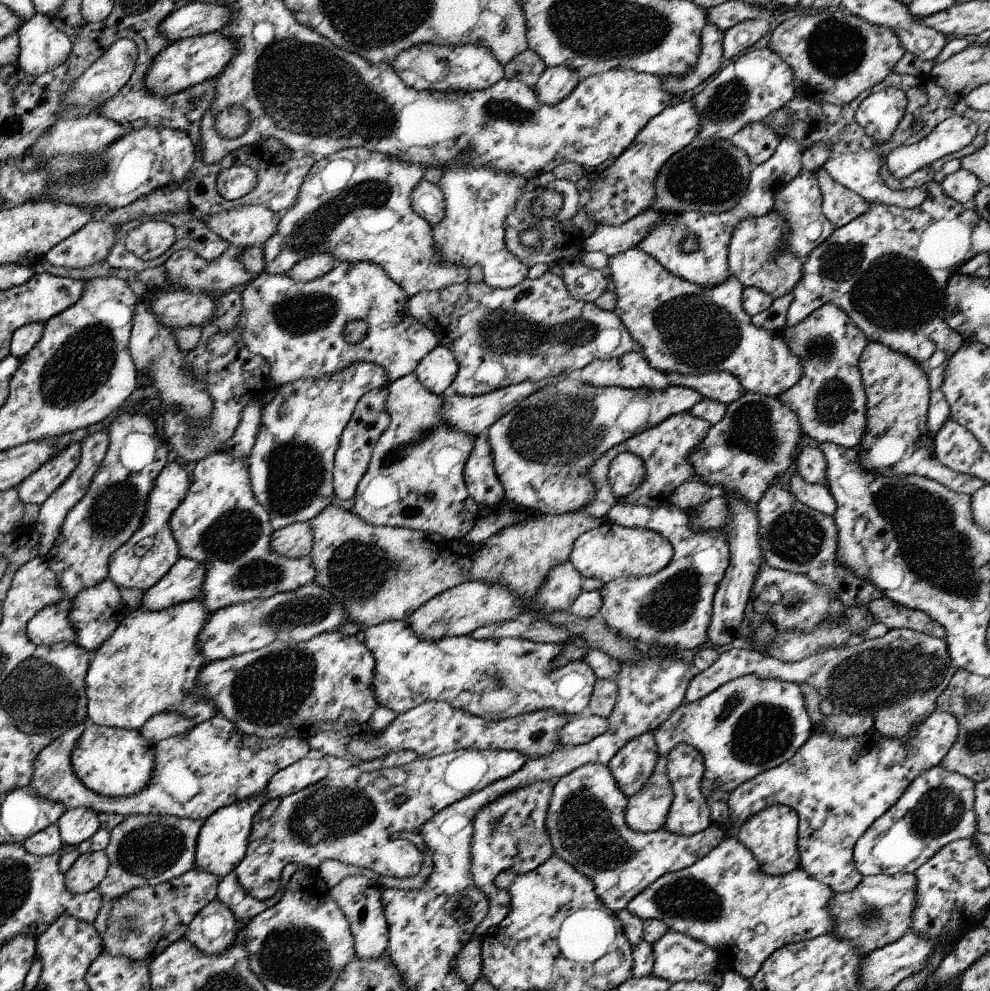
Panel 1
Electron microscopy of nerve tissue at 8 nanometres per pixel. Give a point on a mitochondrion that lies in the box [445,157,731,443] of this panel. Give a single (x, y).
(502, 333)

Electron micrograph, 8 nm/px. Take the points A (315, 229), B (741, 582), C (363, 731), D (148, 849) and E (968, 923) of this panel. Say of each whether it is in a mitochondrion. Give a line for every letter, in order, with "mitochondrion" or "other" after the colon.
A: mitochondrion
B: other
C: other
D: mitochondrion
E: other

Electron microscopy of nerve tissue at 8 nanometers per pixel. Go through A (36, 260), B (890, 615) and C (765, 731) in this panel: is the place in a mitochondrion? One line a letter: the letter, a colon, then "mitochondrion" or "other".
A: other
B: other
C: mitochondrion

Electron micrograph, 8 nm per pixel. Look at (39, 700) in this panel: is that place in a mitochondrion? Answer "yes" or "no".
yes

